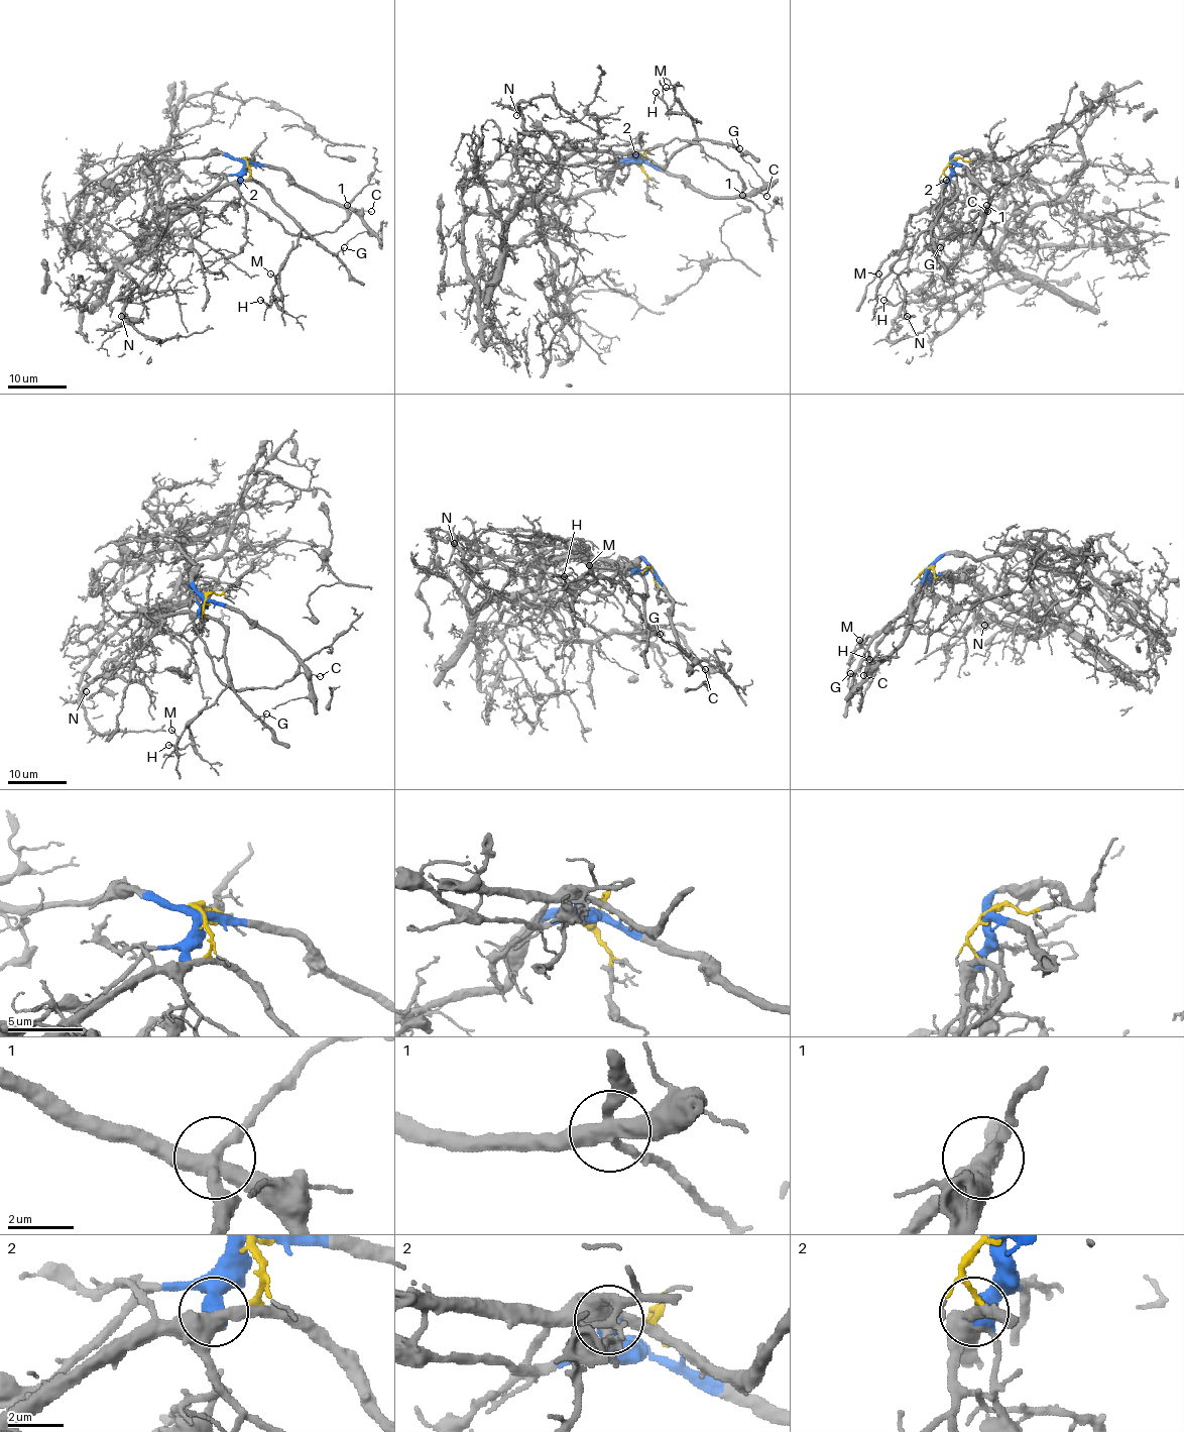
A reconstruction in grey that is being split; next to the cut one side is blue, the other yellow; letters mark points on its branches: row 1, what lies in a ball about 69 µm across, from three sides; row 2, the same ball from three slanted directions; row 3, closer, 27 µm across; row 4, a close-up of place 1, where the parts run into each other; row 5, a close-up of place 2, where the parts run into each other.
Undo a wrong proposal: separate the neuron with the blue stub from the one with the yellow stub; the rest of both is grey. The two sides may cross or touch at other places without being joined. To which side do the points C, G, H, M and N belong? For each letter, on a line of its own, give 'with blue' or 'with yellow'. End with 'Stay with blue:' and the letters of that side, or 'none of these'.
C: with blue
G: with yellow
H: with yellow
M: with yellow
N: with yellow
Stay with blue: C

